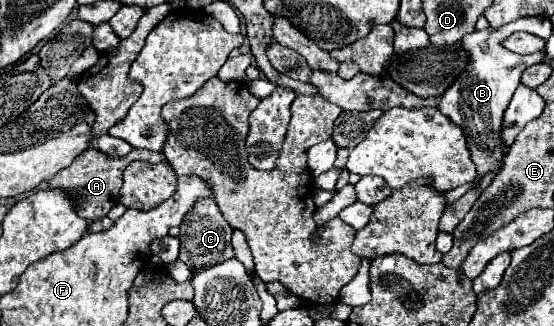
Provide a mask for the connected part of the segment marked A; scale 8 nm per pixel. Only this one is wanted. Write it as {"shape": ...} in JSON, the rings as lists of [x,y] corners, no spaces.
{"shape":[[[89,147],[85,153],[81,153],[73,165],[69,169],[59,171],[51,181],[49,187],[51,189],[65,189],[67,193],[71,193],[71,199],[75,203],[77,213],[85,219],[85,221],[97,221],[101,217],[105,217],[109,213],[109,209],[119,201],[119,189],[123,183],[123,171],[131,161],[165,161],[163,153],[153,153],[153,151],[141,151],[141,149],[133,149],[129,155],[121,157],[121,159],[111,159],[105,153],[101,153],[95,147]]]}

